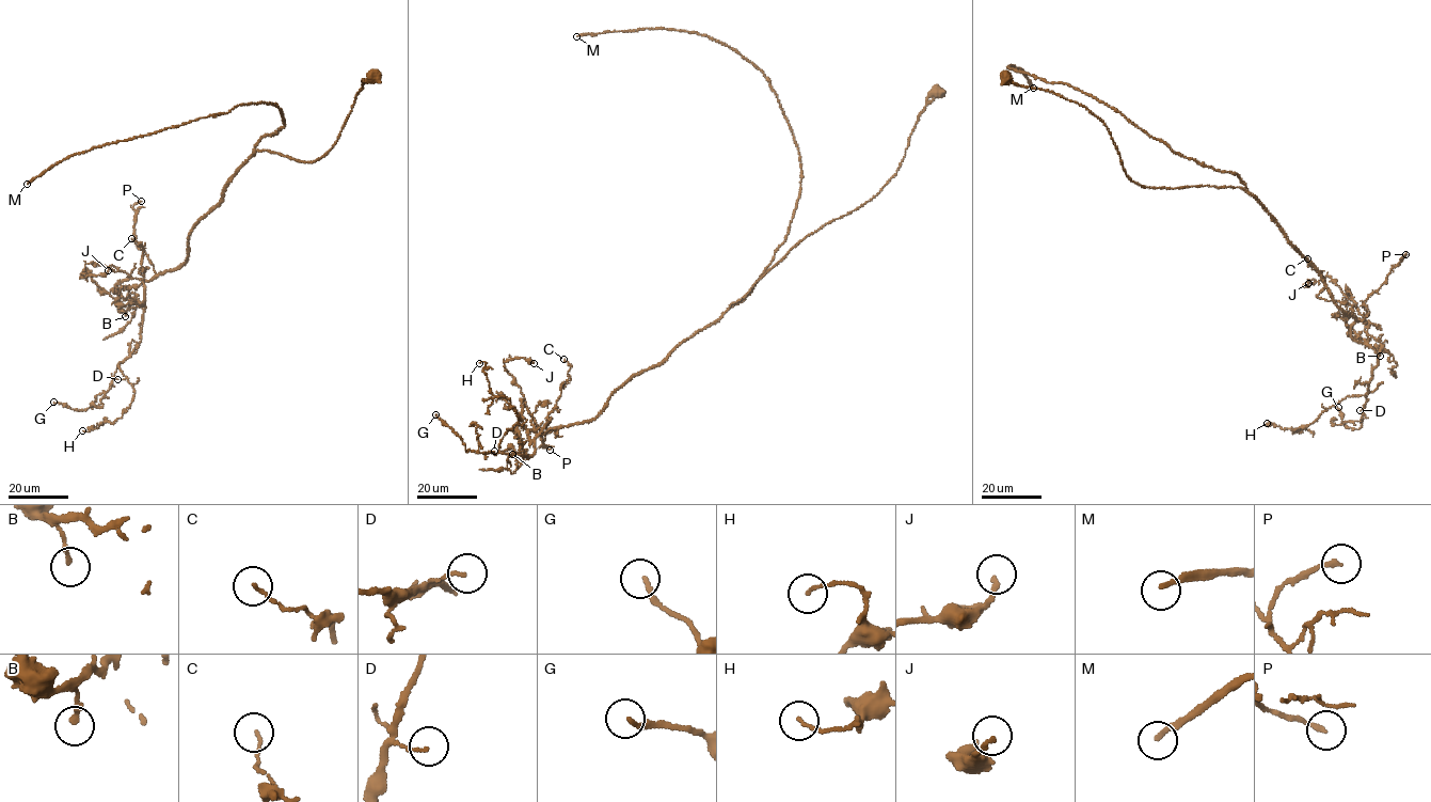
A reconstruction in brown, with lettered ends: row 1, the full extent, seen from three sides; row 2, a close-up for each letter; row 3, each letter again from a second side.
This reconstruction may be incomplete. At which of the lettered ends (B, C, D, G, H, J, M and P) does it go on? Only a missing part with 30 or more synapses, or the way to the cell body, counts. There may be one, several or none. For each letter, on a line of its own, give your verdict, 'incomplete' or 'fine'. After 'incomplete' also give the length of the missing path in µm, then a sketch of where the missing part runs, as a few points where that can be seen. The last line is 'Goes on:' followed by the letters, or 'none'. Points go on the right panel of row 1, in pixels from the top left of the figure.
B: fine
C: fine
D: fine
G: fine
H: fine
J: fine
M: incomplete; missing 180 µm; course (1033, 88), (1080, 175), (1111, 185), (1165, 220), (1225, 225), (1290, 283), (1310, 276), (1325, 236), (1323, 248)
P: fine
Goes on: M

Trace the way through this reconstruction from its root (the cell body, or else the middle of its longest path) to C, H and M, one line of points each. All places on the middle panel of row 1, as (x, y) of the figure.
C: (939, 91), (874, 198), (806, 236), (593, 419), (547, 428), (568, 379), (563, 359)
H: (939, 91), (874, 198), (806, 236), (593, 419), (546, 424), (527, 458), (499, 451), (520, 420), (479, 363)
M: (939, 91), (880, 190), (806, 236), (725, 312), (770, 263), (798, 197), (777, 95), (706, 36), (576, 36)

